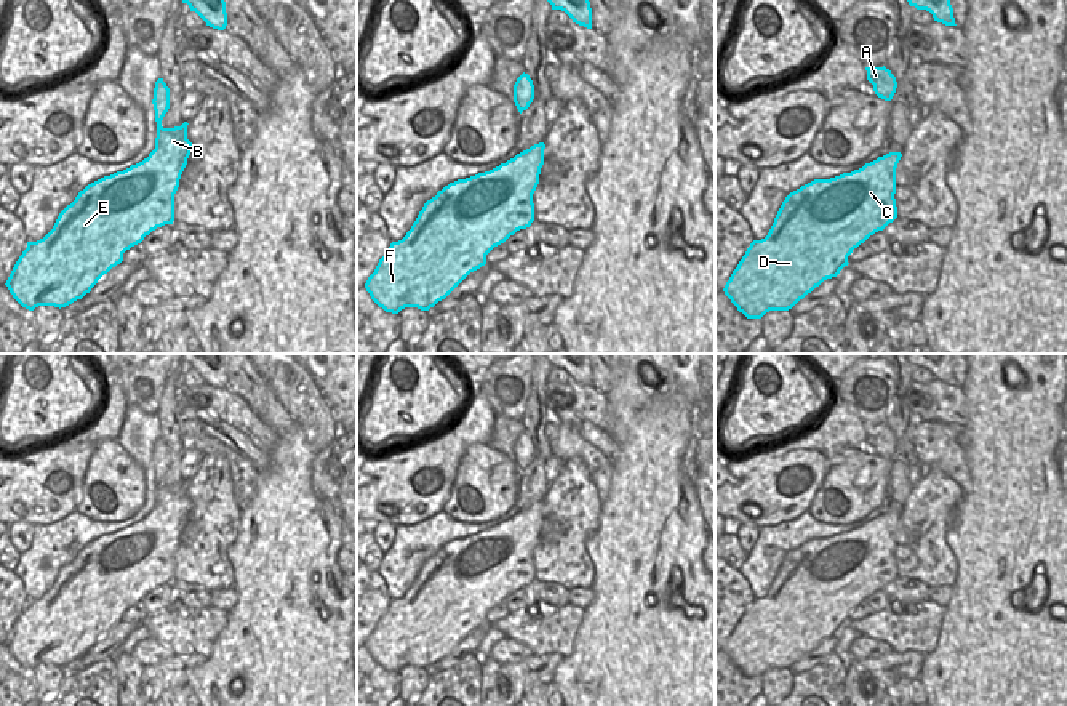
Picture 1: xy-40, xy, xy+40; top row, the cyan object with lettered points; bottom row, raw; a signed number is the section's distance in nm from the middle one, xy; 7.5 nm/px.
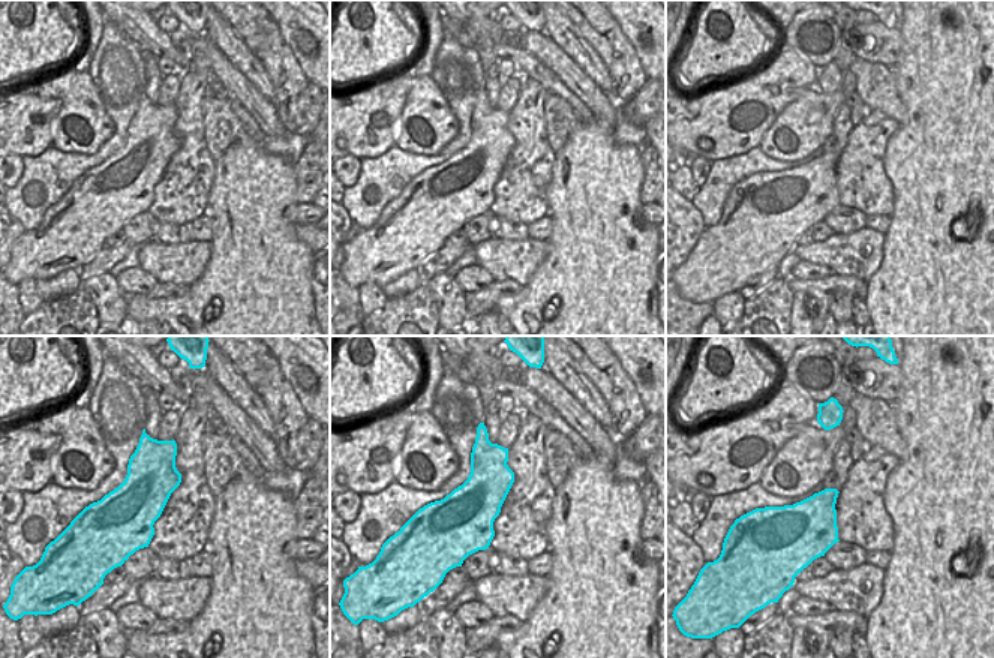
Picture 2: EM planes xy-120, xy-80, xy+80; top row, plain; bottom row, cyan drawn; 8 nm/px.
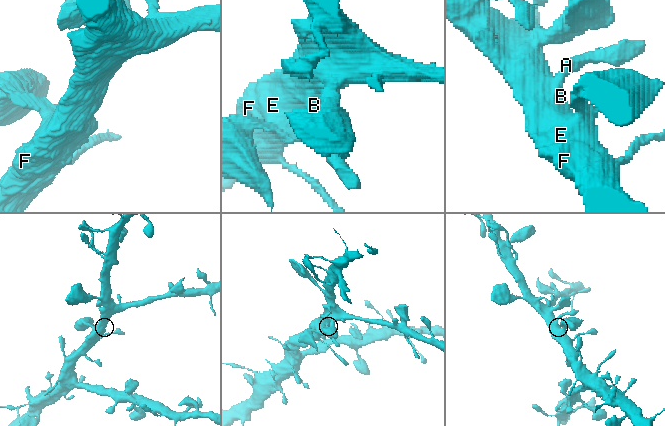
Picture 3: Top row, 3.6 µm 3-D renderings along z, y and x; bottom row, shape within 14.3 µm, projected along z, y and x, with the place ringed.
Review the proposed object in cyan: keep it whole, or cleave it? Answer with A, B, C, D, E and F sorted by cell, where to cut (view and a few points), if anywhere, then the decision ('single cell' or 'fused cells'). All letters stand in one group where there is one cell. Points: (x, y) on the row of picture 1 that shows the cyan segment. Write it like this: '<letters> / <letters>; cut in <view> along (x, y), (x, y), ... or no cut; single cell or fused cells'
A B C D E F; no cut; single cell

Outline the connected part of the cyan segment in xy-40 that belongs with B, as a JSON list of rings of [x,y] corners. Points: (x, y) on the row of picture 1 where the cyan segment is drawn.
[[[163,78],[155,82],[152,104],[157,138],[155,149],[149,157],[123,171],[88,184],[59,213],[53,229],[43,239],[27,242],[27,248],[5,283],[22,307],[29,311],[38,306],[61,309],[82,299],[104,274],[123,261],[126,250],[141,243],[157,227],[173,224],[174,194],[194,146],[187,139],[187,122],[174,128],[162,126],[170,109],[170,88]]]

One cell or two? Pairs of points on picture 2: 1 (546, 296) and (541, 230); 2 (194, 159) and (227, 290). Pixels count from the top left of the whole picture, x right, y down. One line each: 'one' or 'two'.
1: two
2: two

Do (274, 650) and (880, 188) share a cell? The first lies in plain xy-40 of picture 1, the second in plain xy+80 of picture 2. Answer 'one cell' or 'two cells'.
two cells

